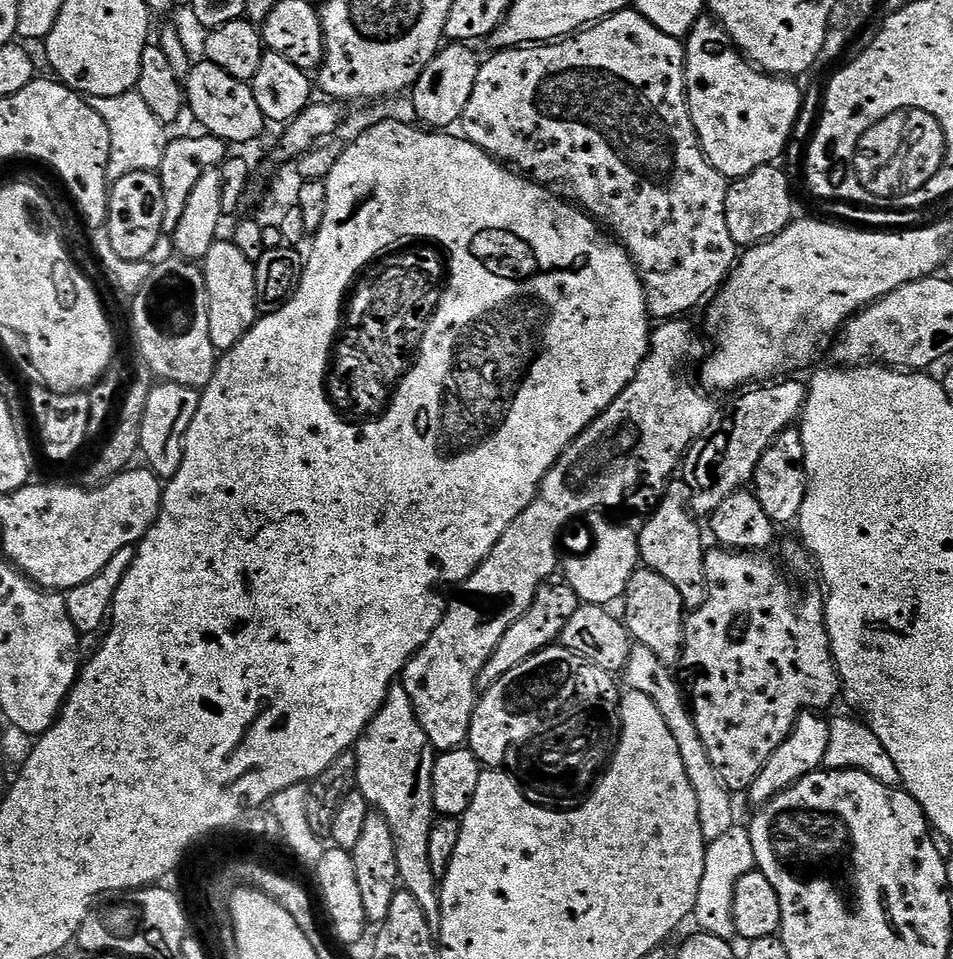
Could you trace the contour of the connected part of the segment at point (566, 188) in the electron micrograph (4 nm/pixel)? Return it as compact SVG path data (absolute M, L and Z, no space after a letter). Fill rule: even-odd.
M635 10L616 12L599 24L591 25L559 42L496 50L491 53L493 56L489 60L485 59L481 63L478 82L474 82L474 94L470 94L470 102L466 102L466 110L458 125L463 139L474 142L474 146L478 146L483 152L489 152L493 160L511 166L529 180L541 184L547 192L553 192L560 199L583 210L623 244L624 251L632 259L636 272L644 283L648 315L660 322L683 317L691 308L698 307L700 303L703 305L727 281L728 274L738 259L738 246L734 238L730 238L730 230L726 230L726 194L729 181L718 170L714 170L714 166L708 164L704 151L700 148L694 122L690 118L688 87L684 81L685 51L685 45L677 37L658 30L658 26L651 24L643 14Z

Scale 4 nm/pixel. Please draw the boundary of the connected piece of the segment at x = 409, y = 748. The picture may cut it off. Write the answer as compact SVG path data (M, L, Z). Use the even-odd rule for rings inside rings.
M397 682L388 691L388 697L378 714L366 726L366 730L354 745L358 774L356 775L356 788L366 798L366 802L381 816L386 818L390 830L394 834L398 870L401 885L405 891L413 894L418 904L426 914L430 930L439 933L441 926L440 896L438 891L438 878L430 863L430 830L438 813L432 797L432 775L436 765L437 751L426 738L426 730L418 722L414 714L414 706L410 702L410 694L406 694L403 683Z

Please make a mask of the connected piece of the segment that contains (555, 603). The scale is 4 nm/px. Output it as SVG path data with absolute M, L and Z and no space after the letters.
M563 574L544 580L526 614L522 614L522 618L518 618L518 622L514 622L514 626L510 626L506 634L502 634L502 642L498 642L494 654L490 654L486 666L482 666L482 674L476 683L477 689L489 688L494 682L498 682L498 678L510 674L514 666L522 666L526 658L538 654L544 648L553 647L559 641L562 630L566 630L566 622L570 622L574 610L578 610L581 603L578 594L574 594L574 586L570 586Z

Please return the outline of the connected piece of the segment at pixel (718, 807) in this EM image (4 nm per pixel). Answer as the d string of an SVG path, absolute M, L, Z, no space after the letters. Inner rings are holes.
M633 643L632 653L626 662L622 679L633 692L646 694L654 706L658 706L662 718L666 718L666 726L670 726L670 734L674 734L674 742L678 742L678 754L682 754L682 766L686 766L686 778L690 778L690 786L694 786L694 798L698 798L698 822L702 826L705 841L722 838L726 830L737 827L736 808L732 805L733 793L718 778L714 770L714 762L710 762L710 754L706 754L706 746L702 746L702 738L698 738L698 726L692 721L692 709L686 703L686 692L681 681L672 677L673 669L661 662L654 650L638 643Z

